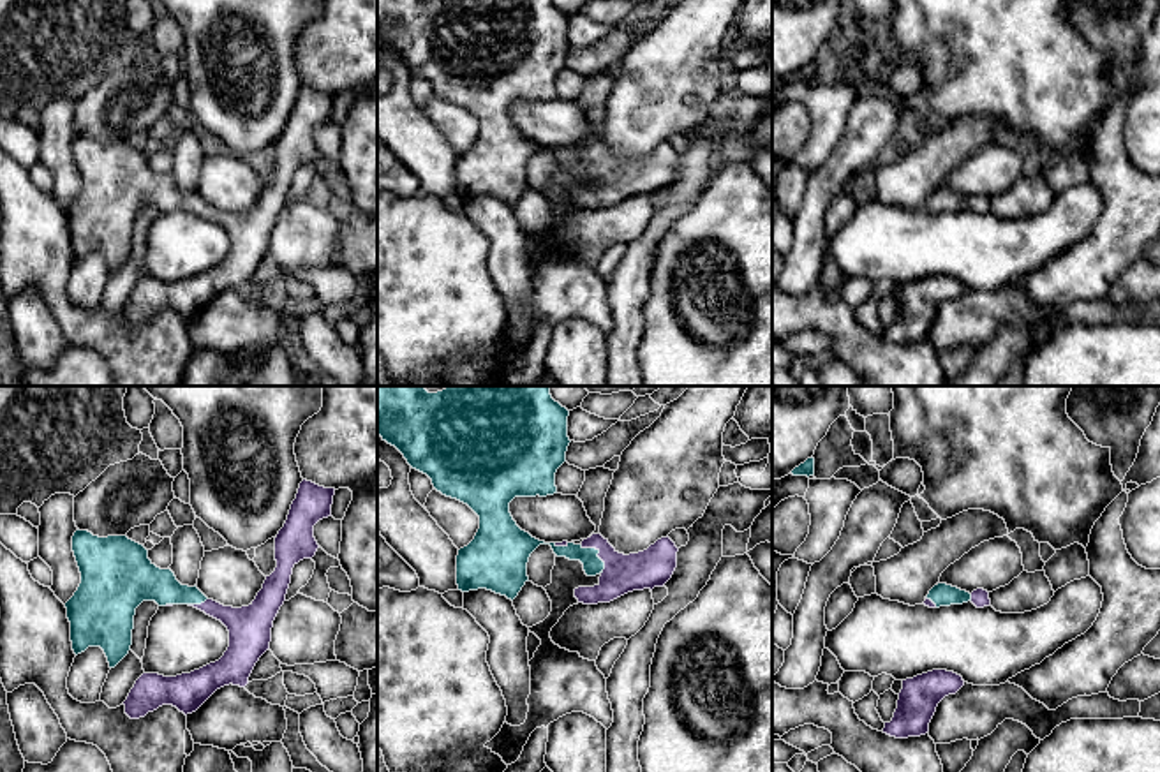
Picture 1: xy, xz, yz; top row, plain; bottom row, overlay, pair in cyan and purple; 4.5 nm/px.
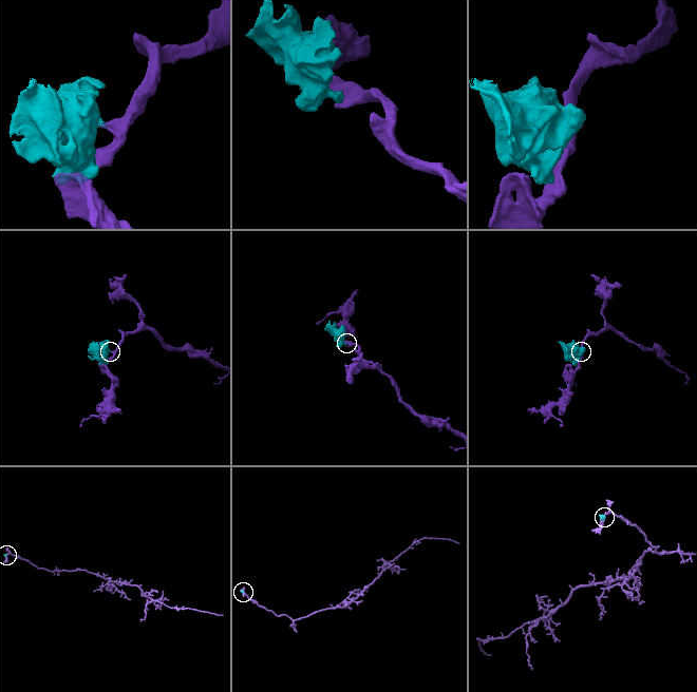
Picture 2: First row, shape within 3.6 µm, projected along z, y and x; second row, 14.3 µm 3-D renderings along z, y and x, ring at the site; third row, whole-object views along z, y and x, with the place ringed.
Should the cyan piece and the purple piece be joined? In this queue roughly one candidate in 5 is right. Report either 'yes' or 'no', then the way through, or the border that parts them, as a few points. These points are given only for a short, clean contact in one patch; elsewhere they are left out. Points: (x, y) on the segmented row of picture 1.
yes

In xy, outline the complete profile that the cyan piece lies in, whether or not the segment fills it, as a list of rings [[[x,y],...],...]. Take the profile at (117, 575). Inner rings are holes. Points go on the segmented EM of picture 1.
[[[312,481],[300,483],[296,499],[291,504],[287,520],[275,538],[275,571],[266,576],[263,589],[249,606],[233,608],[208,599],[196,585],[182,585],[171,569],[160,569],[148,559],[148,550],[127,536],[99,538],[88,531],[76,531],[72,552],[81,573],[81,583],[74,596],[65,603],[71,622],[71,642],[74,654],[88,647],[100,647],[109,668],[115,668],[130,650],[136,608],[143,601],[155,601],[159,606],[189,605],[220,620],[229,631],[229,647],[224,656],[199,670],[176,677],[143,673],[130,689],[125,714],[130,719],[145,717],[162,705],[173,705],[180,712],[196,712],[217,689],[224,686],[249,684],[249,677],[259,657],[270,649],[273,620],[286,601],[293,568],[312,559],[319,548],[314,538],[314,525],[331,516],[335,488],[324,488]]]

